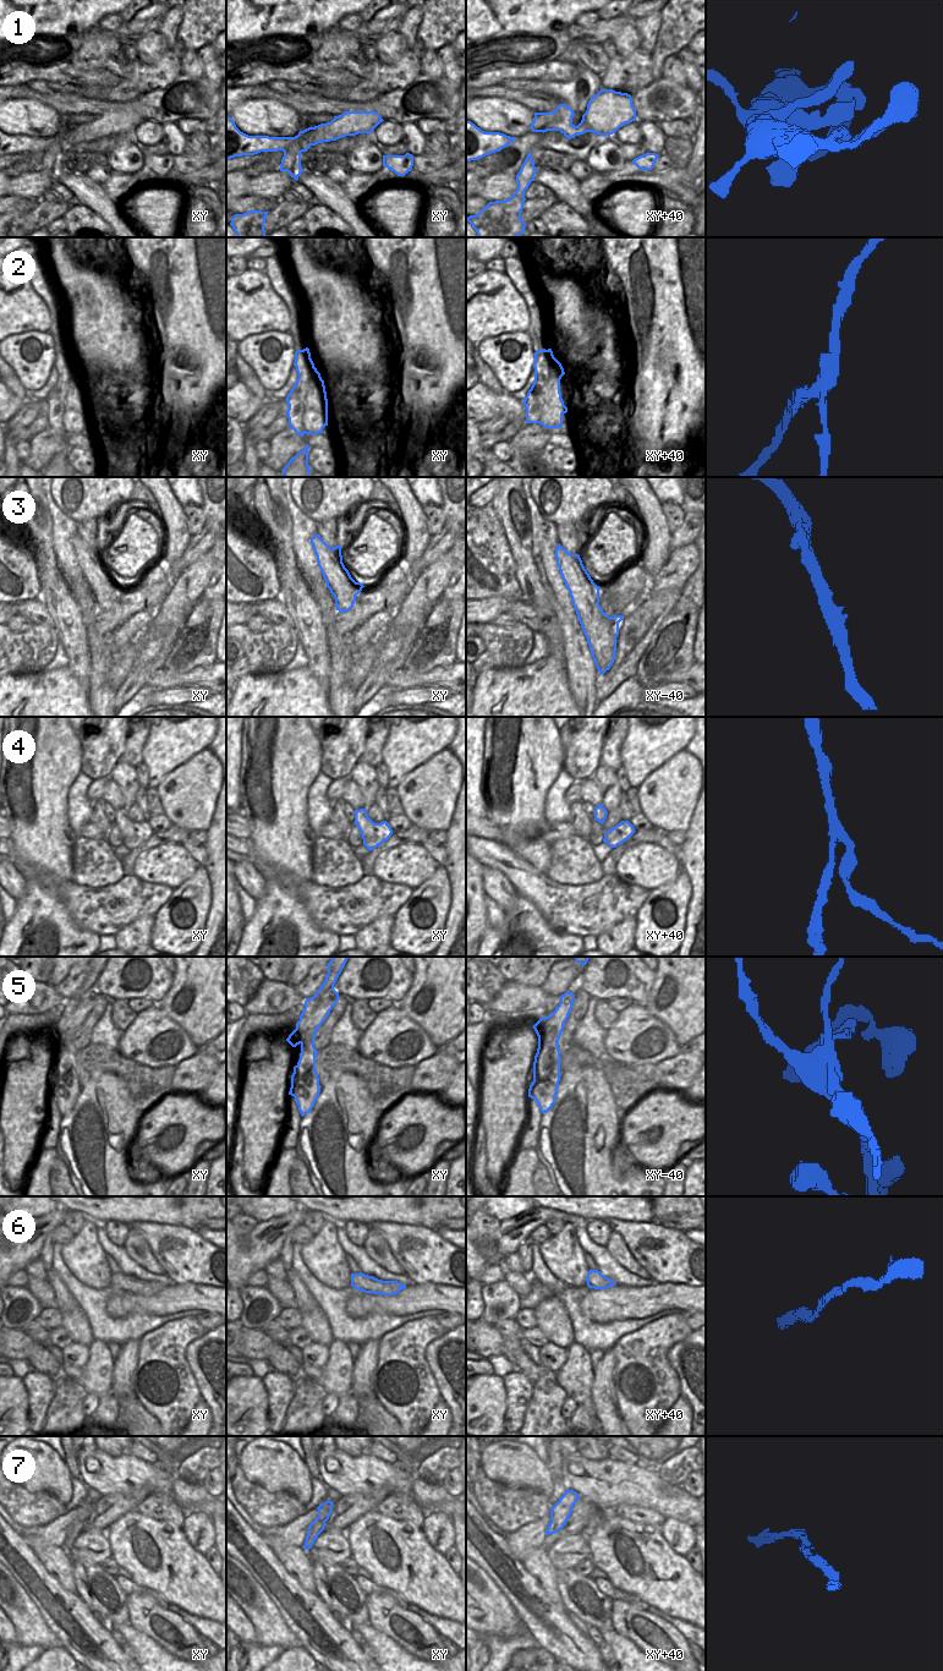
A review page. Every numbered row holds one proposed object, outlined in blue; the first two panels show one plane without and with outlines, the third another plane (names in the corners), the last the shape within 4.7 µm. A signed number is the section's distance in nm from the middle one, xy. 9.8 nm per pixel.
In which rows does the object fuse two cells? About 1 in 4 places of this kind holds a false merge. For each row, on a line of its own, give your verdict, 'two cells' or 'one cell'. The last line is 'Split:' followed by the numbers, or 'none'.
1: one cell
2: two cells
3: one cell
4: one cell
5: two cells
6: two cells
7: one cell
Split: 2, 5, 6

